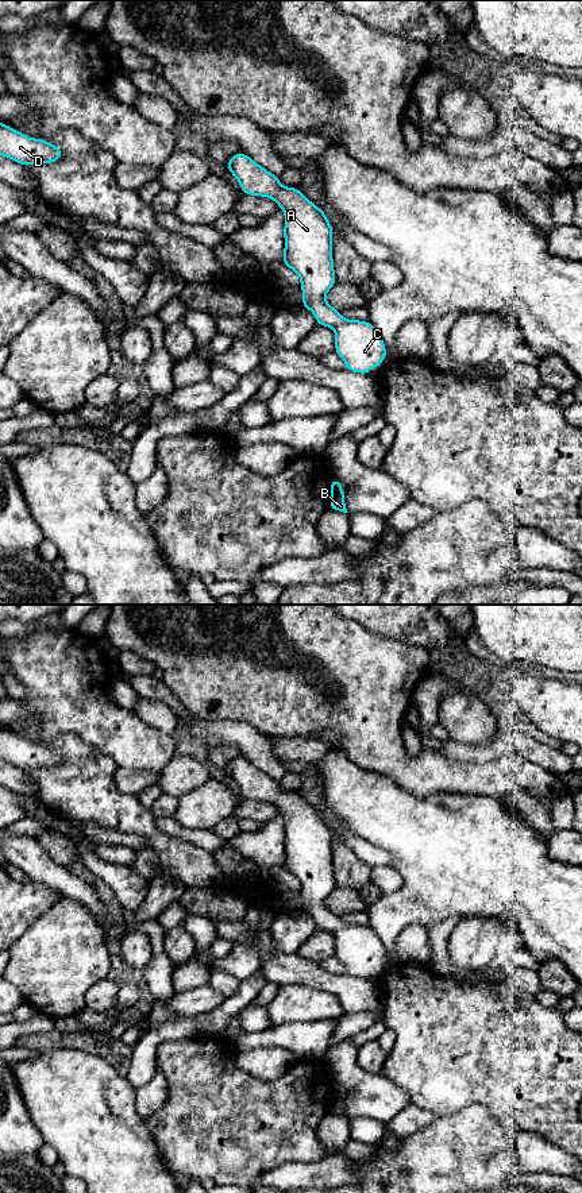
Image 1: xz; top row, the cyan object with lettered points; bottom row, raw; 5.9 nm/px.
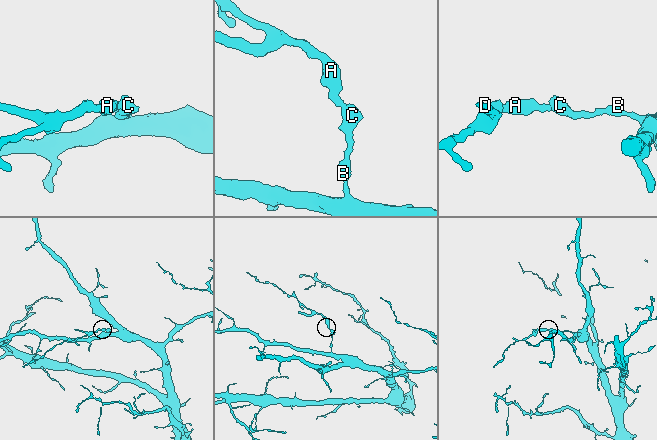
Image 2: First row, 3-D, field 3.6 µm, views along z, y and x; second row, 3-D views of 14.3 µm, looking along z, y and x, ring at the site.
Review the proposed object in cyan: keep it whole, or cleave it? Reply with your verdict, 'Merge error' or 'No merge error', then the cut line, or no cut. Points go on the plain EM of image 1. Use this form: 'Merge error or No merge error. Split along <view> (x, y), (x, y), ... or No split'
No merge error. No split

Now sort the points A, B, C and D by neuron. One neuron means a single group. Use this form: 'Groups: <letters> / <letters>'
Groups: A B C D

